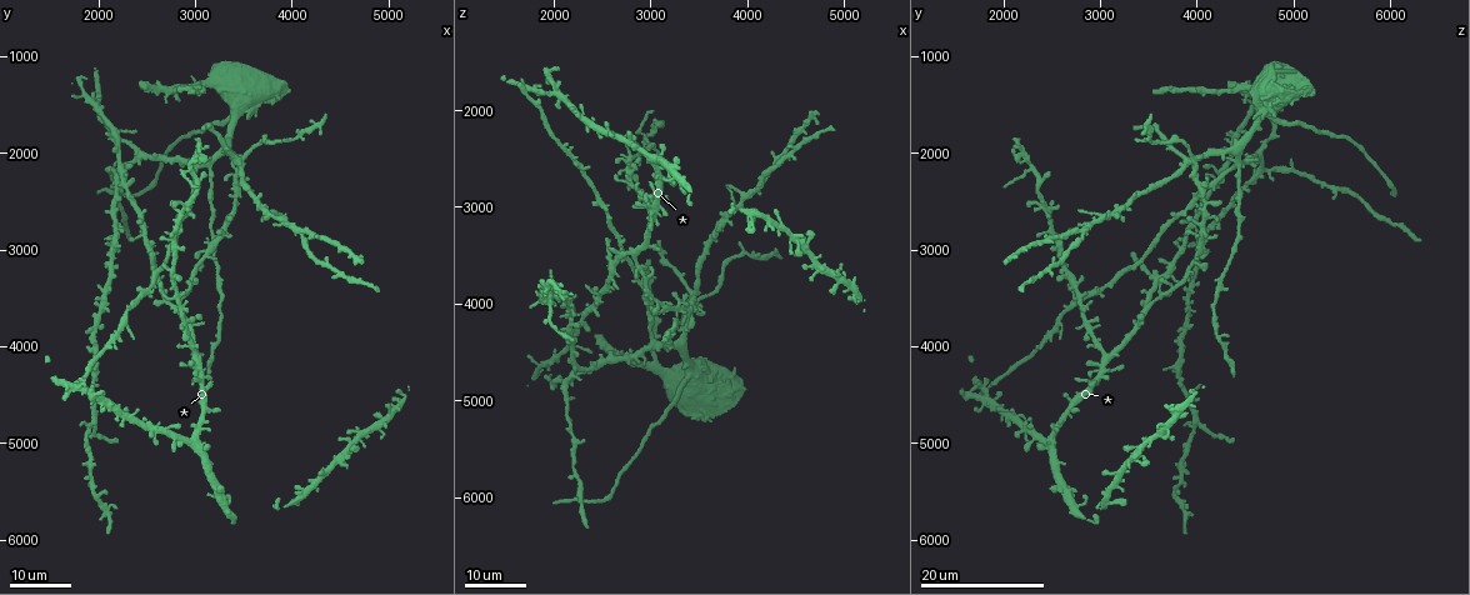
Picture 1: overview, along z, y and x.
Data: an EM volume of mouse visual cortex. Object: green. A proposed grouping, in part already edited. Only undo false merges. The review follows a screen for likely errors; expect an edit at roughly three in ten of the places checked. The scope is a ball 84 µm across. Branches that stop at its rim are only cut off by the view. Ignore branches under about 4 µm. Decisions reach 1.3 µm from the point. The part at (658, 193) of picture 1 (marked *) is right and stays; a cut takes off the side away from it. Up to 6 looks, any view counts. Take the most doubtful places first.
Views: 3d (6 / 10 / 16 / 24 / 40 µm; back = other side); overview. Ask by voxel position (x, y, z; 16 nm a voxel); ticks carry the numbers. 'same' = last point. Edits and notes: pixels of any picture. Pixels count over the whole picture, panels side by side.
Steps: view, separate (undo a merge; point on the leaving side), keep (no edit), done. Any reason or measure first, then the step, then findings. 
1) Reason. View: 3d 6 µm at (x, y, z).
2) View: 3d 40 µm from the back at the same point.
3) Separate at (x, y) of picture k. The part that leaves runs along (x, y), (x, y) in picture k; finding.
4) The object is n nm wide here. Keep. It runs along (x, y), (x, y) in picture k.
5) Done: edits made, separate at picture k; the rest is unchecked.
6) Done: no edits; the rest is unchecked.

Three-way junction. View: 3d 24 µm at (2960, 2180, 2300).

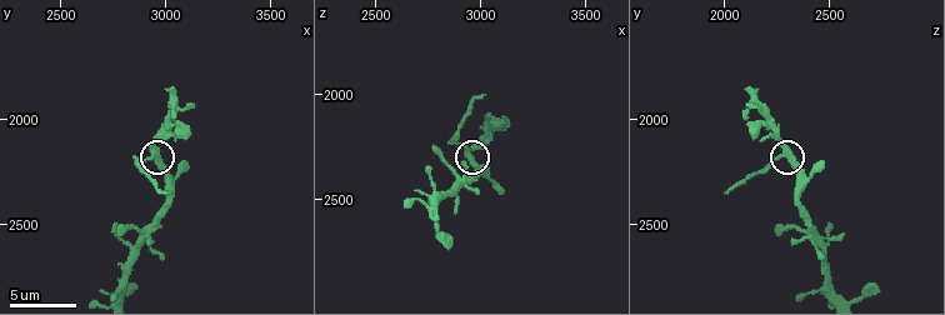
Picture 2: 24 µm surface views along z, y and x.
View: 3d 10 µm at (2950, 2160, 2290).

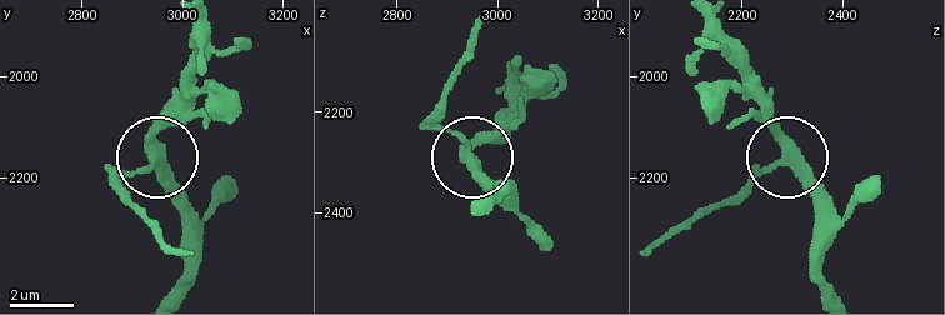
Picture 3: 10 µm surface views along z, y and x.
The object is 310 nm wide here. Separate at (109, 173) of picture 3. The part that leaves runs along (149, 170), (126, 191), (168, 243), (189, 250) in picture 3; a second neuron is stuck on.

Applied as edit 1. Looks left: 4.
Four arms meet. View: 3d 24 µm at (4120, 2840, 2820).

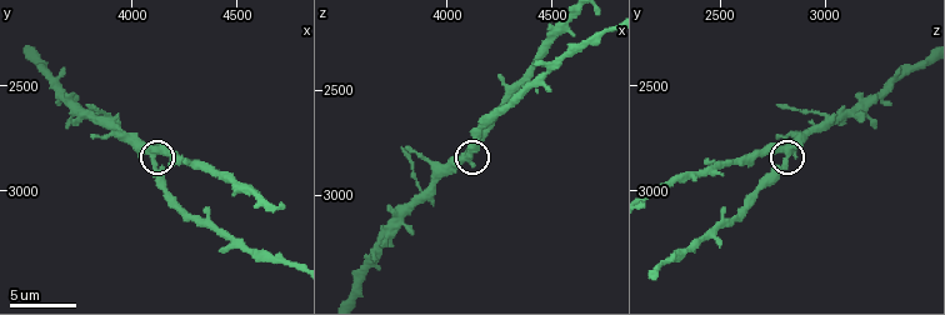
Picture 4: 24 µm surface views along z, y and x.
Zoom in. View: 3d 6 µm at (4110, 2830, 2810).

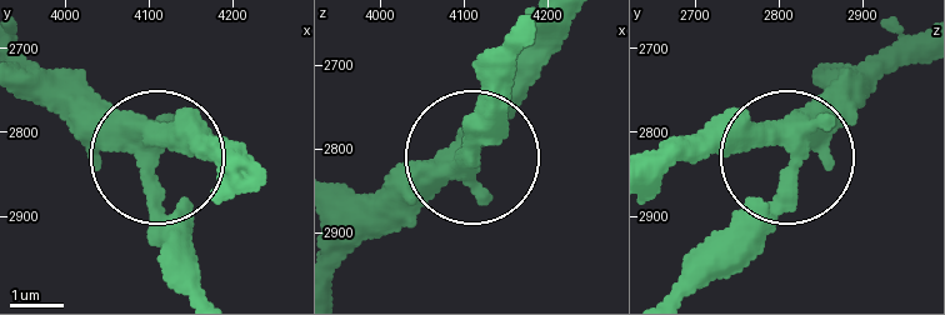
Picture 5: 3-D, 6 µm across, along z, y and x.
The object is 380 nm wide here. Keep. It runs along (898, 60), (804, 140), (674, 140) in picture 5; one neuron here.

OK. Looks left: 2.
View: 3d 24 µm at (3020, 2120, 4400).

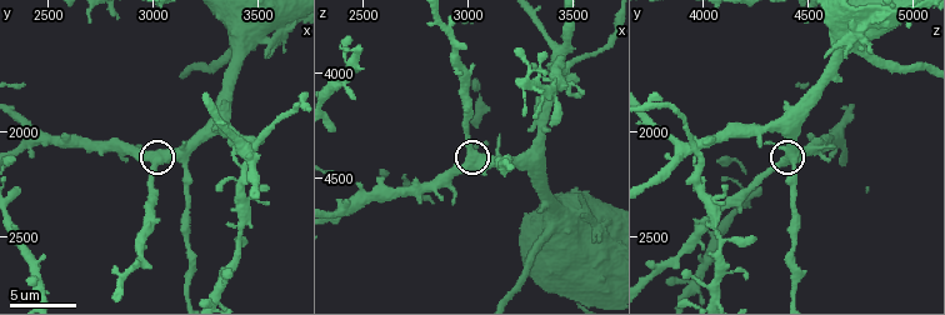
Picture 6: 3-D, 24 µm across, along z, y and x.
View: 3d 6 µm at (3010, 2160, 4390).

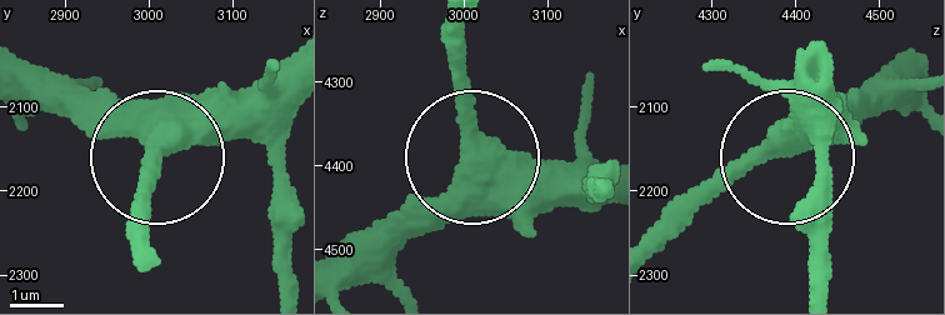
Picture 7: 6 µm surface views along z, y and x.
Keep. Continuous, no second neuron.

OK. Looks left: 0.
Done: edits made, separate at picture 3; the rest is unchecked.

